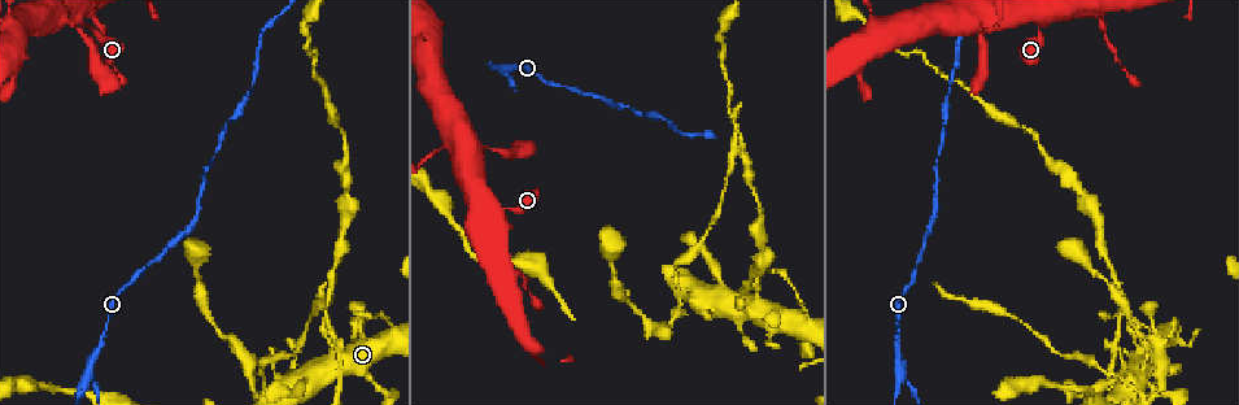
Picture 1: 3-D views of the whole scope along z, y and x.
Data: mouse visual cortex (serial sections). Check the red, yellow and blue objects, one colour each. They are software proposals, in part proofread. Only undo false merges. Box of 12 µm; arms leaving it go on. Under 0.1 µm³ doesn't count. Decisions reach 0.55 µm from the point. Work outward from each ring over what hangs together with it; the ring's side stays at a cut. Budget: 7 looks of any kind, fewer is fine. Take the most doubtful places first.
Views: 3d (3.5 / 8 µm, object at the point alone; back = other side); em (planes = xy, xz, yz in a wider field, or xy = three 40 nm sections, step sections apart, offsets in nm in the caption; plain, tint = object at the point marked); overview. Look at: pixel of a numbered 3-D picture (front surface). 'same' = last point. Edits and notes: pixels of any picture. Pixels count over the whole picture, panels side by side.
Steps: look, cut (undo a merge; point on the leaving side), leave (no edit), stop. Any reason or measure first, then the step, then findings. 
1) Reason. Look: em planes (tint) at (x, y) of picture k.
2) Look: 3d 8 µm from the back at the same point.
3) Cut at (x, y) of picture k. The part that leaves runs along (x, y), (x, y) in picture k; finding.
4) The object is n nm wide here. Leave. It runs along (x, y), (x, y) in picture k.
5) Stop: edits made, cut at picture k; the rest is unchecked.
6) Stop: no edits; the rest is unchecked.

Two arms in line, one across. Look: 3d 3.5 µm at (337, 348) of picture 1.

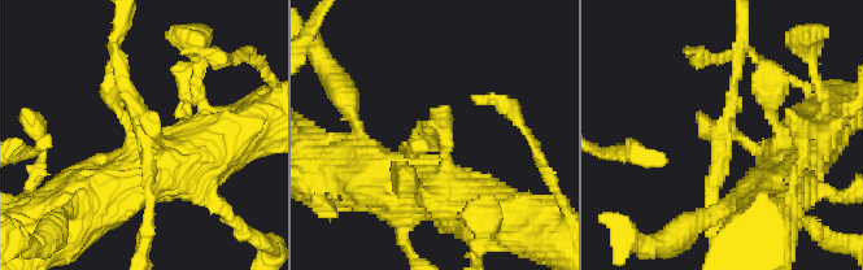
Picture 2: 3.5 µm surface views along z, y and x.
Look: em xy step 1 (tint) at (145, 131) of picture 2.

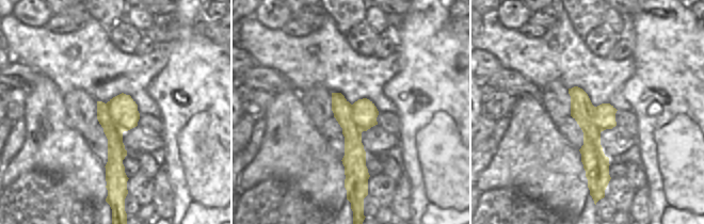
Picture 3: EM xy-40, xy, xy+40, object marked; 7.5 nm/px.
The object is 240 nm wide here. Cut at (135, 107) of picture 2. The part that leaves runs along (744, 140), (723, 129), (744, 38) in picture 2; a second cell is stuck on.

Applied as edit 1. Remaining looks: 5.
Look: overview.

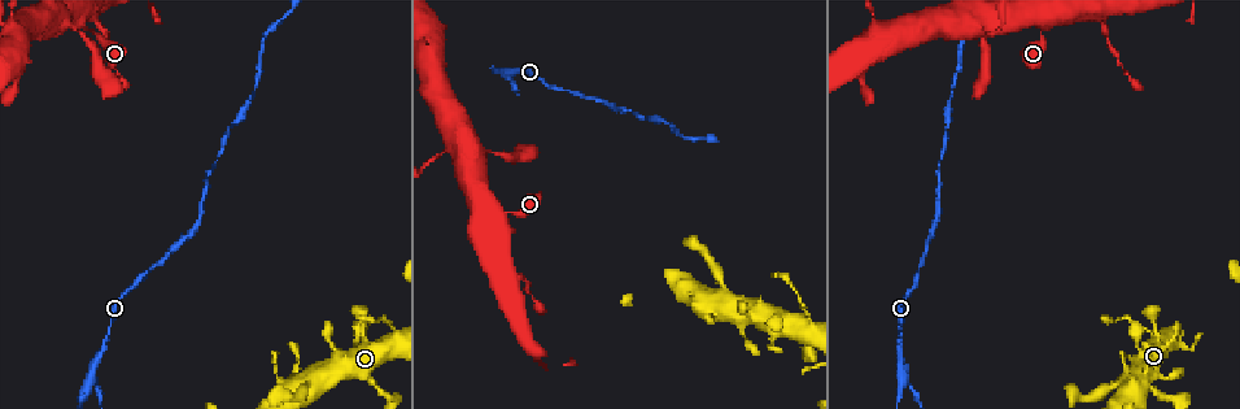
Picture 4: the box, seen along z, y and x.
Side arm on a straight run. Look: 3d 3.5 µm at (507, 74) of picture 4.

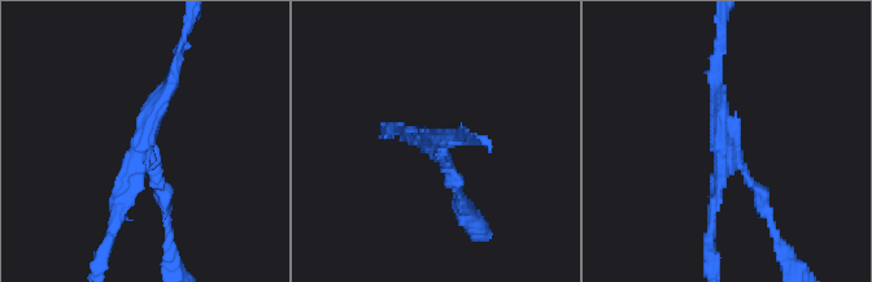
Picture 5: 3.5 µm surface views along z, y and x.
Shape alone is not enough. Look: em planes (tint) at (431, 148) of picture 5.

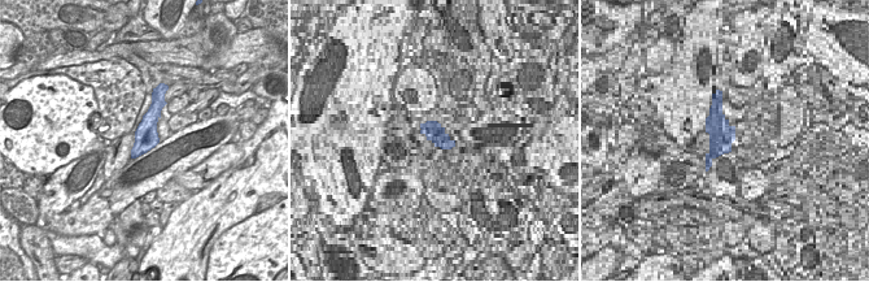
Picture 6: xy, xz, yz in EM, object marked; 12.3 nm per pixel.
Cut at (165, 207) of picture 5. The part that leaves runs along (153, 168), (173, 237) in picture 5; a second cell is stuck on.

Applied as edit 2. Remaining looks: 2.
Calibre changes. Look: 3d 3.5 µm at (81, 24) of picture 4.

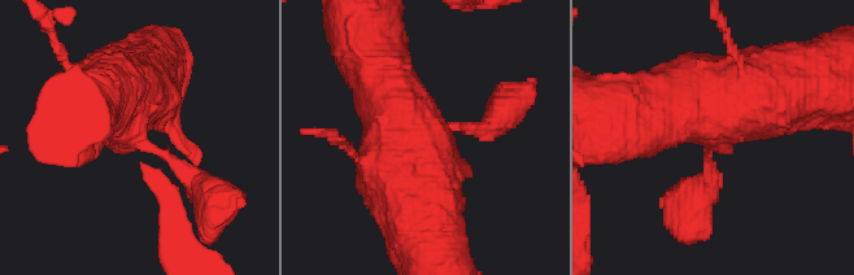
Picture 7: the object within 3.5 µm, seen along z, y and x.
Look: em xy step 5 (tint) at (710, 138) of picture 7.

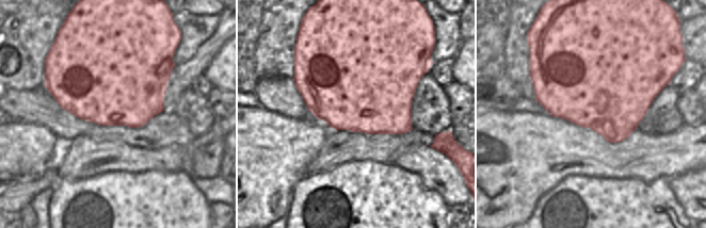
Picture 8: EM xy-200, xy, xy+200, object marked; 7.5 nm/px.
Leave. It runs along (474, 126), (405, 130), (374, 57) in picture 7; all the same cell.

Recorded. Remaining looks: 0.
Stop: edits made, cut at picture 2, cut at picture 5; the rest is unchecked.

